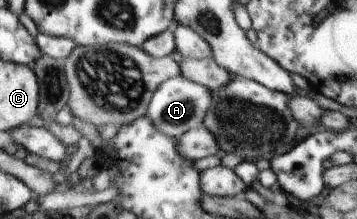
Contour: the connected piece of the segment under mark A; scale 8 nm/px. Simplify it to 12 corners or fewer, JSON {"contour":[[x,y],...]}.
{"contour":[[186,76],[159,86],[147,115],[181,138],[206,122],[214,91]]}

